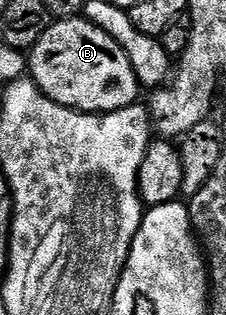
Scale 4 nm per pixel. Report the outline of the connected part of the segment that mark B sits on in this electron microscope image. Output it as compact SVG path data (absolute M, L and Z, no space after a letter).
M84 17L53 21L30 50L28 72L46 97L84 113L108 113L135 103L140 83L116 40Z

